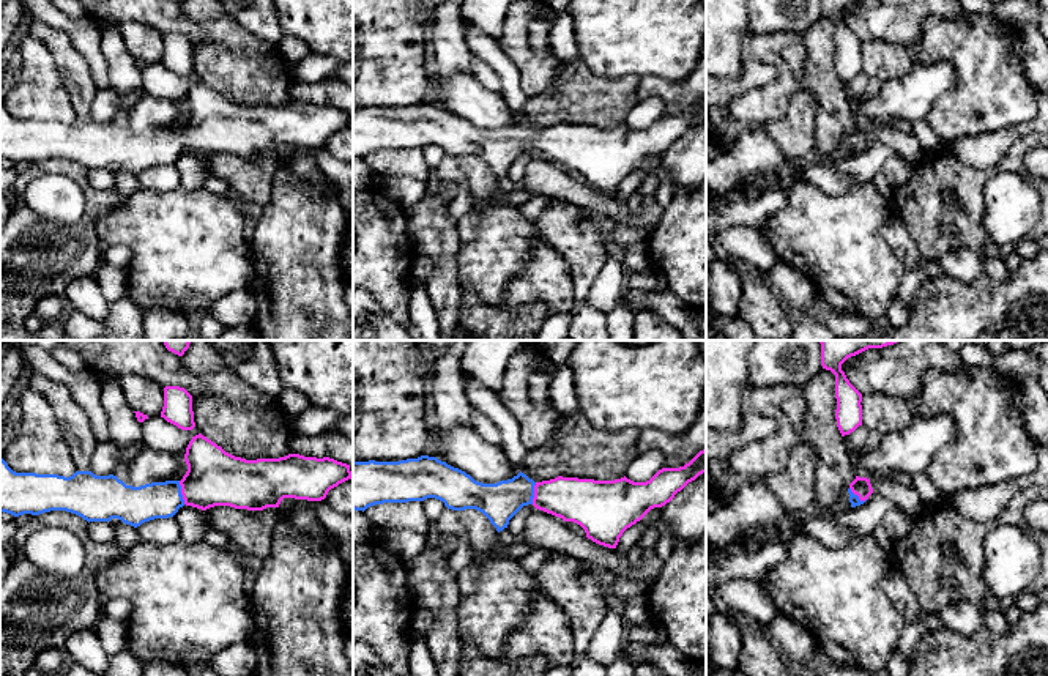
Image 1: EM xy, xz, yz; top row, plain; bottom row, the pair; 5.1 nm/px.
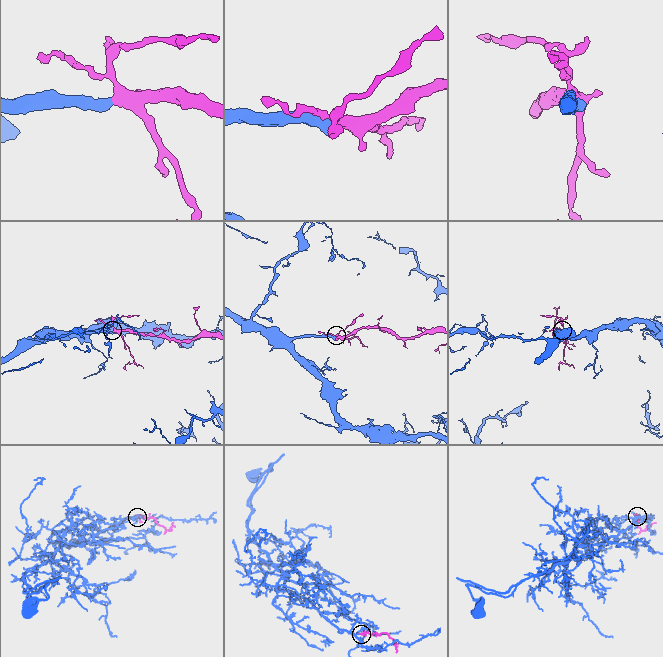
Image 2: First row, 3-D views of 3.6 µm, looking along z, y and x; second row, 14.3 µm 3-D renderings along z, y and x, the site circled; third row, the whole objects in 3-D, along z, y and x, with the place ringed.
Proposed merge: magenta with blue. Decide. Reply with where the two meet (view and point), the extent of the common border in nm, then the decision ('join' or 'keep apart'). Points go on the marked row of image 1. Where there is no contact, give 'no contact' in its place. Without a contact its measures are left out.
xy (182, 492) | 120 nm | join

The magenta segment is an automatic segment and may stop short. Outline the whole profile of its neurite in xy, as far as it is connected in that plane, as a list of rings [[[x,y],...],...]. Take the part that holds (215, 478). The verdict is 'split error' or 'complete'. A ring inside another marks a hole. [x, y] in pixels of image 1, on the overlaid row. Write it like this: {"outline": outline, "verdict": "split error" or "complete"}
{"outline": [[[202,433],[189,441],[184,462],[188,471],[181,481],[132,487],[113,474],[96,476],[91,471],[76,471],[69,477],[16,473],[0,455],[0,512],[19,517],[24,514],[39,515],[50,511],[66,511],[88,523],[118,518],[137,528],[154,518],[173,517],[184,504],[202,511],[214,506],[263,511],[266,507],[279,507],[284,498],[321,501],[331,488],[351,479],[350,465],[329,457],[317,459],[288,454],[279,459],[246,460],[225,452]]], "verdict": "split error"}

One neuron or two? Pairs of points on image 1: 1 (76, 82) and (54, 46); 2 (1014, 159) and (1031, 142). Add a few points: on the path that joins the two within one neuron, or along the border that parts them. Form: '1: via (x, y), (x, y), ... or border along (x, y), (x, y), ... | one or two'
1: via (74, 73), (63, 55) | one
2: via (1017, 155), (1026, 145) | one

